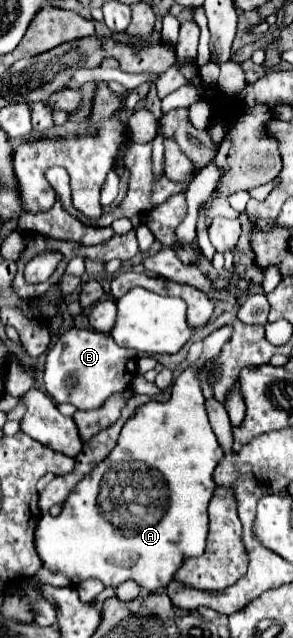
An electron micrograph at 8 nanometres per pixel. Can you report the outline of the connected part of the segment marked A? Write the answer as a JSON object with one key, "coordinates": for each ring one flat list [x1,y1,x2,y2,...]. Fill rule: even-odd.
{"coordinates":[[223,325,213,331,209,337,203,339,203,353,201,357,191,363,173,383,171,399,167,403,149,401,147,405,139,407,135,417,131,417,125,427,121,429,119,441,111,455,99,463,67,497,63,511,59,517,43,515,37,531,35,531,35,545,37,553,43,561,41,571,35,575,39,583,49,583,55,587,69,587,77,585,83,579,99,579,103,585,117,587,123,581,135,581,139,587,147,591,157,591,167,587,181,567,183,559,203,555,205,551,205,537,209,529,207,519,207,505,215,491,213,471,217,463,223,459,223,451,219,441,209,425,205,413,205,399,201,395,199,379,195,369,205,367,211,359,215,359,221,347,231,339,233,327]]}

